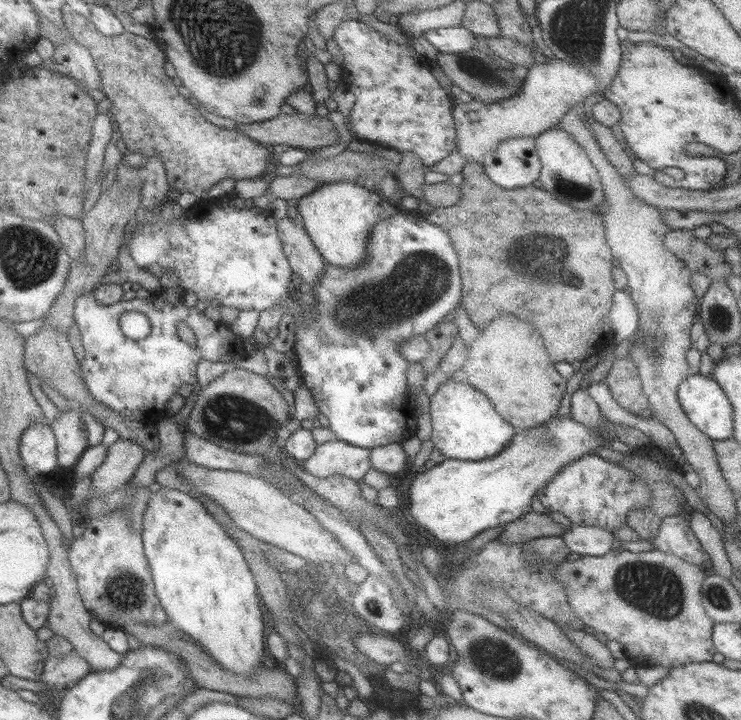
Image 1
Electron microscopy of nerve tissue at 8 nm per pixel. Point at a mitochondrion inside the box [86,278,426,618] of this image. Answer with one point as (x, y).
(228, 418)

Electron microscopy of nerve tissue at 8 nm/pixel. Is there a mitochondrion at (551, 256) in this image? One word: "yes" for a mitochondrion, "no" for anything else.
yes

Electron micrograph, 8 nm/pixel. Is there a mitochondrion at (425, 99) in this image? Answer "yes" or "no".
no

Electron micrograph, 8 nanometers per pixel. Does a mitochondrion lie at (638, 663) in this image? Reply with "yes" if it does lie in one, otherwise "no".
no

